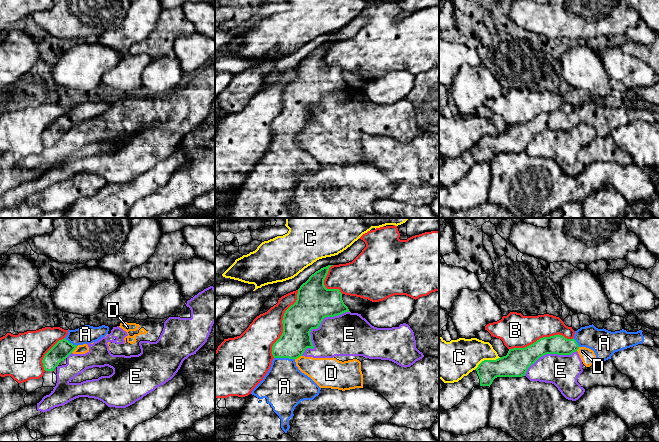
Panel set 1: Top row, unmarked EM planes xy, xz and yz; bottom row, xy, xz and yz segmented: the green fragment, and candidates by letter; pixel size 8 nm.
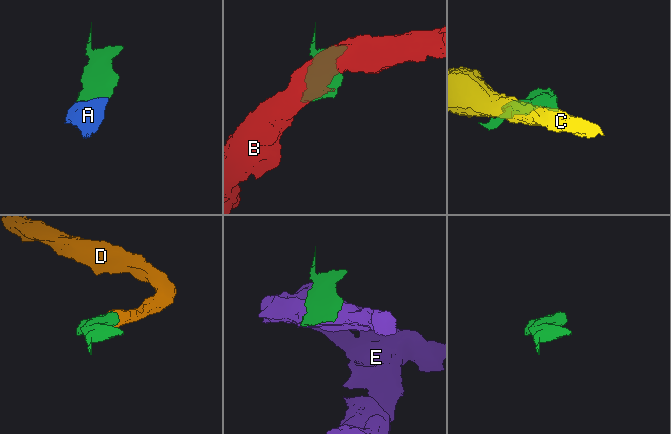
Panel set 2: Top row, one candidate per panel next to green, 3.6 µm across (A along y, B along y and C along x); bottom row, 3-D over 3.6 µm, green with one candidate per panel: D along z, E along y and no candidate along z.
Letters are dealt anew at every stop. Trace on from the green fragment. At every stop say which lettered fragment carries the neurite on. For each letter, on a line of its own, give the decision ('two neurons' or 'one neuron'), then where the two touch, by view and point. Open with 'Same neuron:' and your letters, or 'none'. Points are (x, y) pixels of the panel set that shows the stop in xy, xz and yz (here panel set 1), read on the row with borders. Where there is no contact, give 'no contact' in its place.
Same neuron: A
A: one neuron | xz (284, 357)
B: two neurons | xz (282, 323)
C: two neurons | yz (487, 360)
D: two neurons | xy (74, 349)
E: two neurons | xz (316, 328)

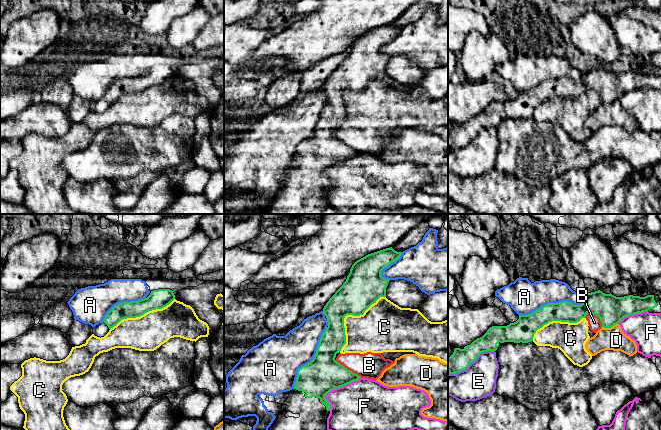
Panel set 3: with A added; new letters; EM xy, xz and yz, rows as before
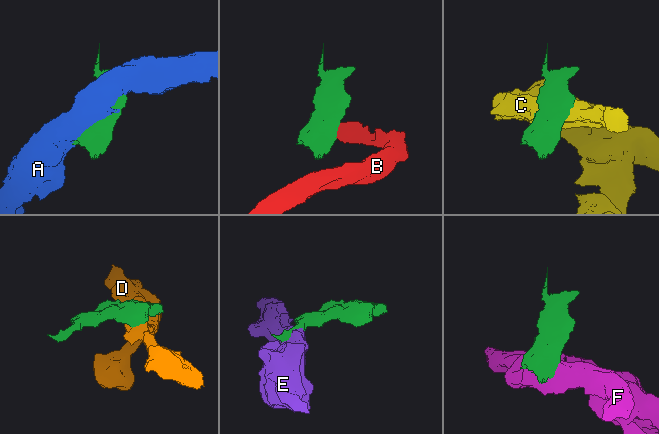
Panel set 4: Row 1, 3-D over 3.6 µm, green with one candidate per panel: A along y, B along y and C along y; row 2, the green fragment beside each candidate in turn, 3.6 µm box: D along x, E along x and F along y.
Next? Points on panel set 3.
Same neuron: none
A: two neurons | yz (553, 303)
B: two neurons | xz (347, 369)
C: two neurons | xz (348, 314)
D: two neurons | yz (610, 327)
E: two neurons | yz (471, 362)
F: two neurons | xz (335, 388)

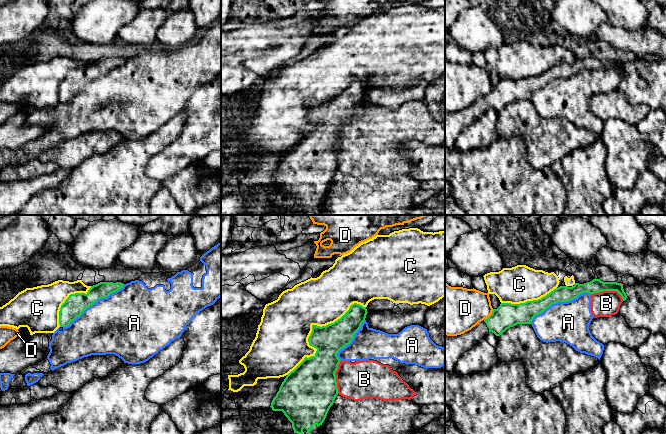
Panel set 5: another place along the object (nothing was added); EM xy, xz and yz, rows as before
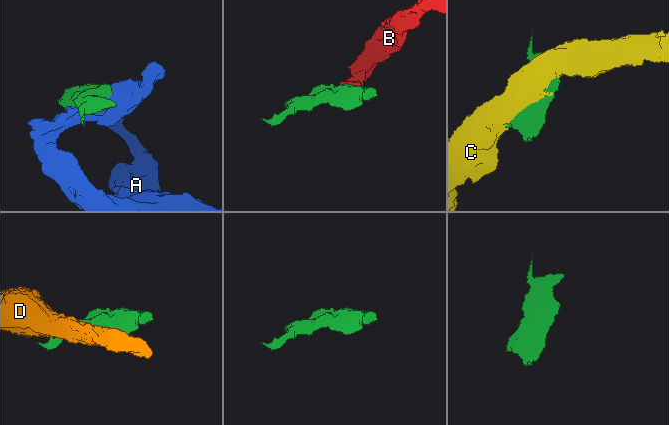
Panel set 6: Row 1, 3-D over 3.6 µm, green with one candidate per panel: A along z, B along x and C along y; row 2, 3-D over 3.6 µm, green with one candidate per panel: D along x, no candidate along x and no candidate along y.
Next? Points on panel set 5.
Same neuron: none
A: two neurons | xy (93, 303)
B: two neurons | yz (608, 290)
C: two neurons | xz (312, 328)
D: two neurons | yz (490, 315)

